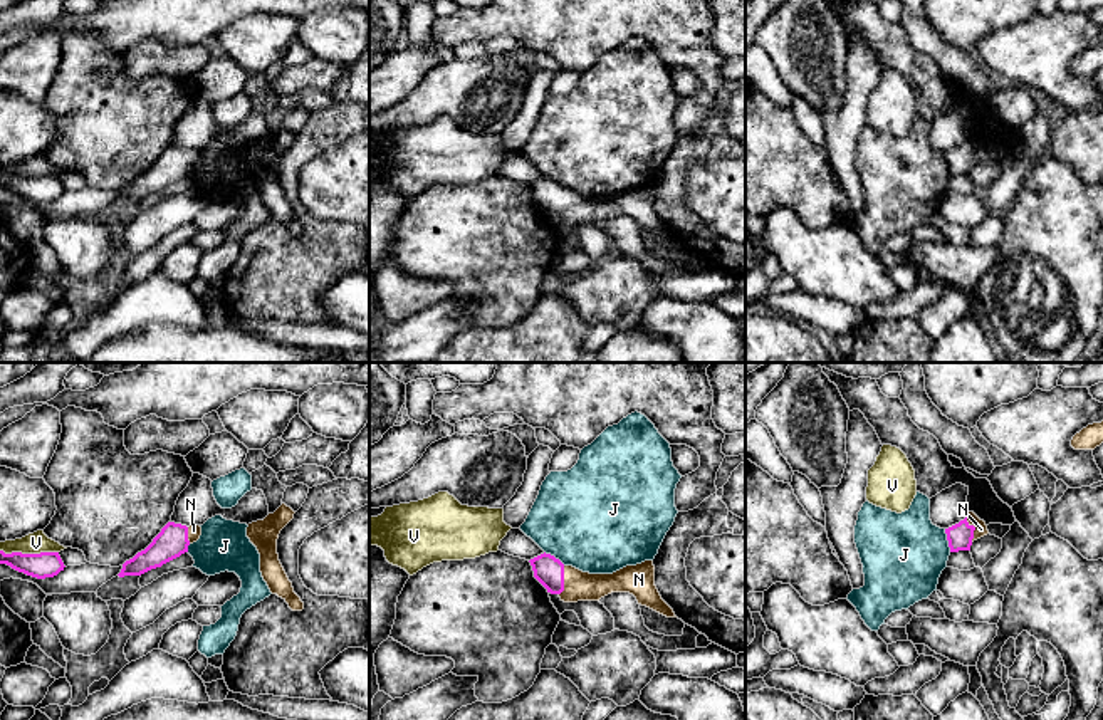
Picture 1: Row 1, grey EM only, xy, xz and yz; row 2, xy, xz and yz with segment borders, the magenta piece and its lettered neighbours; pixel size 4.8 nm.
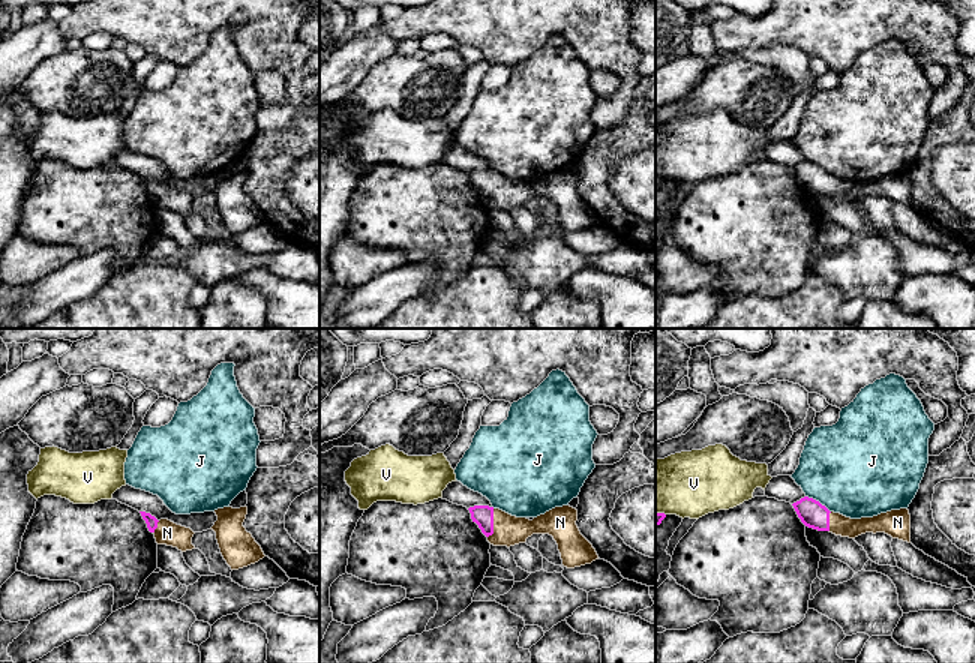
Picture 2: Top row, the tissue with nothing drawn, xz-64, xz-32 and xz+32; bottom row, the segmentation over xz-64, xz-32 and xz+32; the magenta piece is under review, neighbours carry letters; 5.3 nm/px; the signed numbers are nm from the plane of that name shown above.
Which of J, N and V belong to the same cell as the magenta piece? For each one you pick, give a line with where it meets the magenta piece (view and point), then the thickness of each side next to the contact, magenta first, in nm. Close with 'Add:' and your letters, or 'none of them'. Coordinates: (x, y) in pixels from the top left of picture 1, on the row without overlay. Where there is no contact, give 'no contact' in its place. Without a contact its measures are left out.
N: contact xz (563, 205); calibres 140 and 140 nm
Add: N

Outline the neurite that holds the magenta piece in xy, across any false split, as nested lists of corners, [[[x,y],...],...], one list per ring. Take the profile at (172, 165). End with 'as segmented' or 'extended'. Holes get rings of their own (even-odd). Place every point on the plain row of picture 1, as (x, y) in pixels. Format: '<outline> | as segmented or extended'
[[[168,146],[144,175],[123,188],[118,200],[141,200],[151,193],[161,191],[163,188],[188,176],[188,170],[196,166],[200,159],[200,149],[186,151]]] | extended

